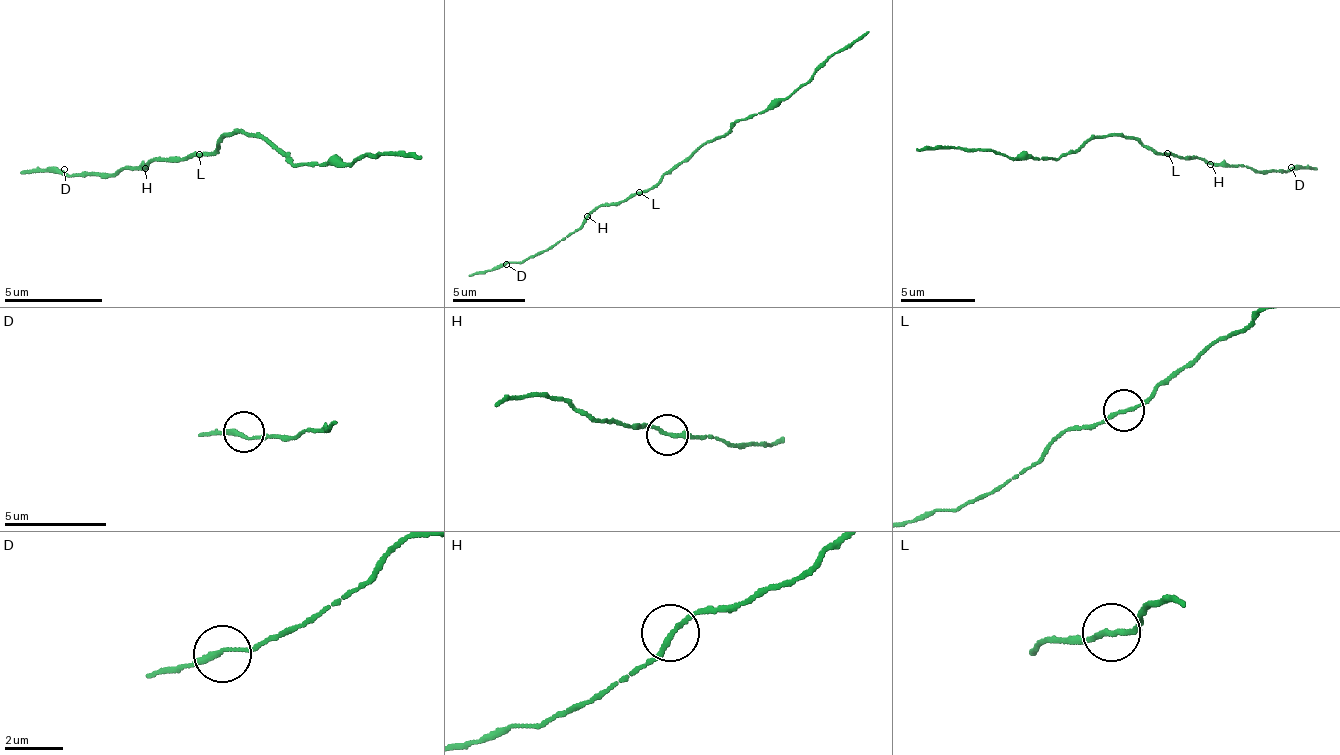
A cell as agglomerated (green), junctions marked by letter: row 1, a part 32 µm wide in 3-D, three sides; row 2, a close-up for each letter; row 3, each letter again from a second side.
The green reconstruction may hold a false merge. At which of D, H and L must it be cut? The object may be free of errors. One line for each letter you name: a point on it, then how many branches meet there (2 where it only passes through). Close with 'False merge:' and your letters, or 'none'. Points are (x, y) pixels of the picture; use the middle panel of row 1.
False merge: none

